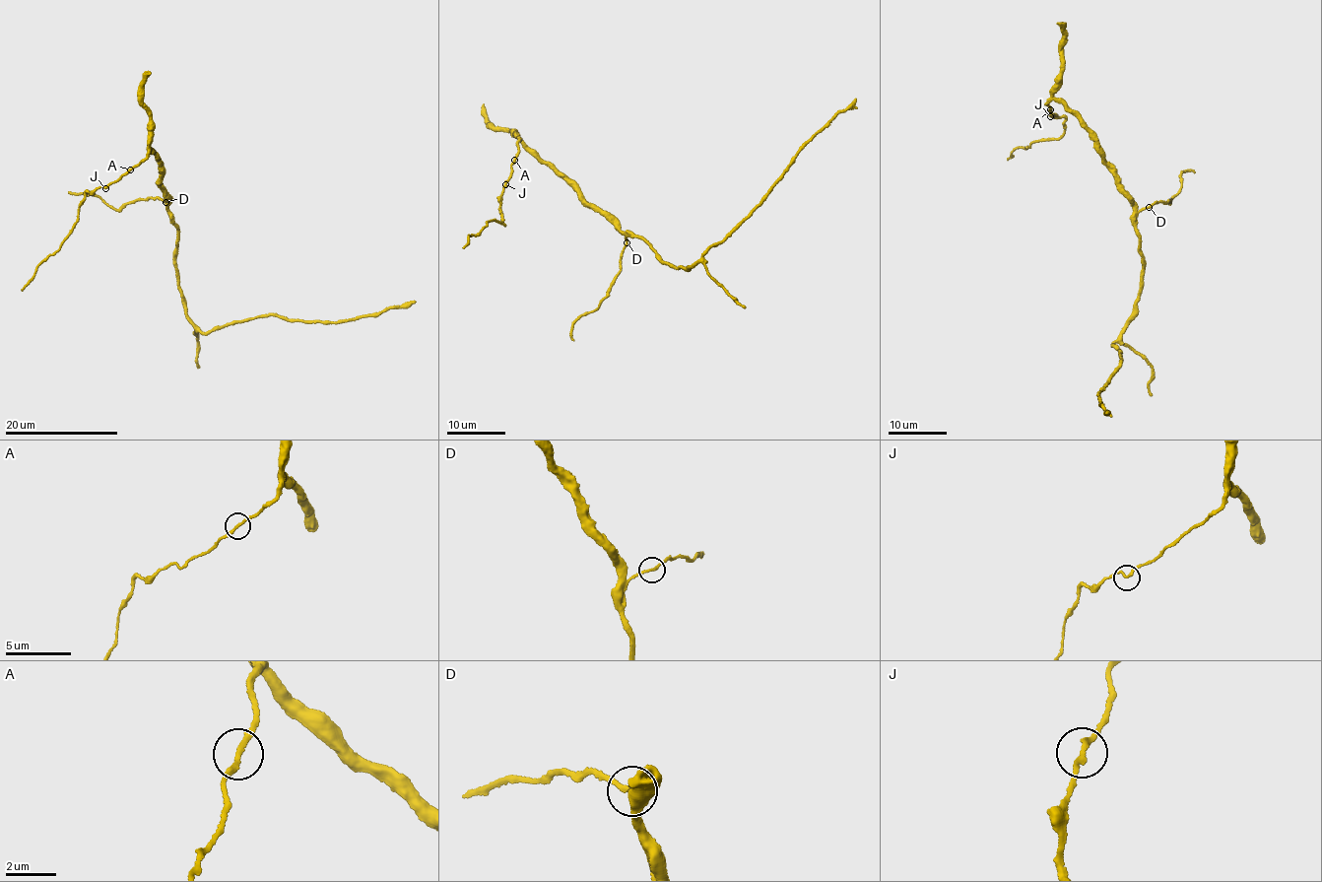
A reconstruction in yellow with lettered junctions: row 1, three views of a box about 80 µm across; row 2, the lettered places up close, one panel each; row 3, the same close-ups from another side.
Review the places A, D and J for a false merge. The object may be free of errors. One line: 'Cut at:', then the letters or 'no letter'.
Cut at: no letter

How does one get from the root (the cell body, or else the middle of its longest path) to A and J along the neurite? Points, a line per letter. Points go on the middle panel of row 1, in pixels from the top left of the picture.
A: (626, 234), (518, 139), (514, 160)
J: (626, 234), (518, 139), (505, 183)

